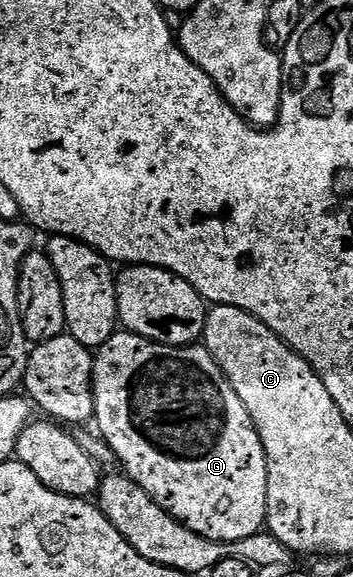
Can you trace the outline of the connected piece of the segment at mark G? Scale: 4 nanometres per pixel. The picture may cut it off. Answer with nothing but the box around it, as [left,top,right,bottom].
[93,330,267,544]

